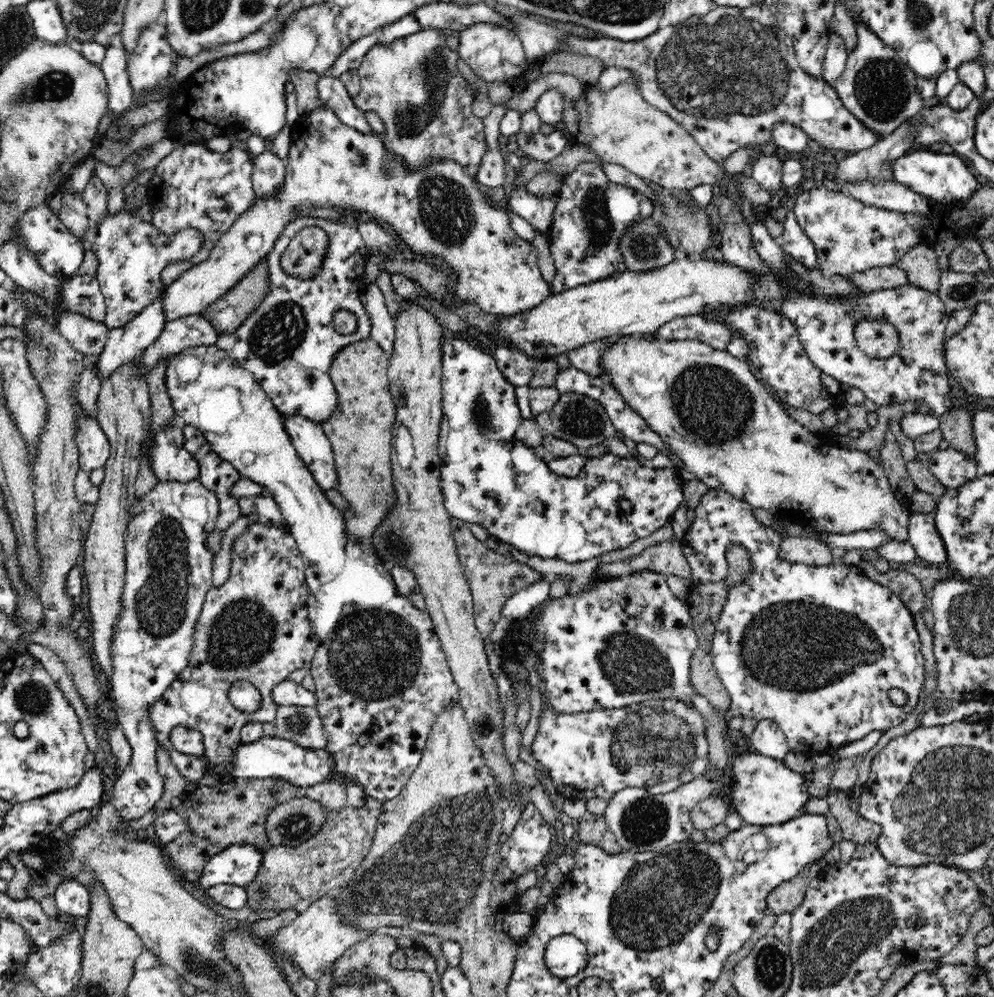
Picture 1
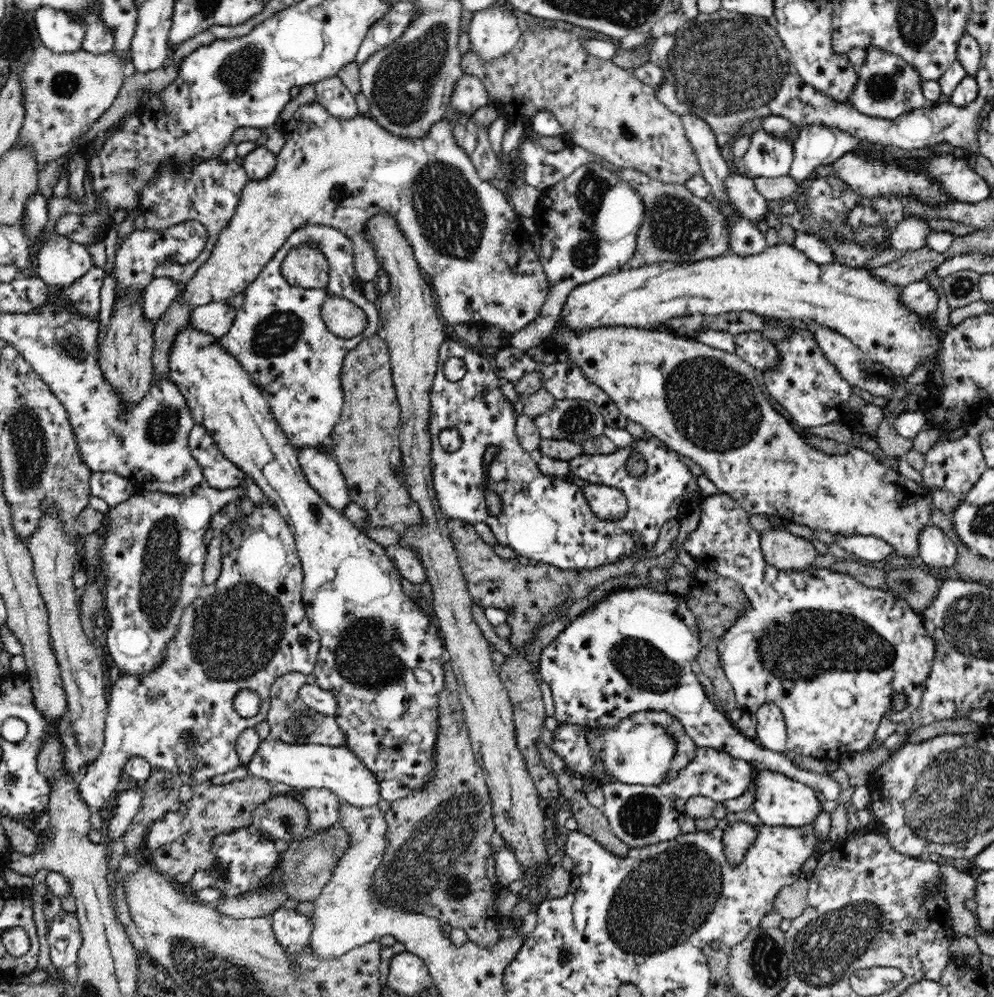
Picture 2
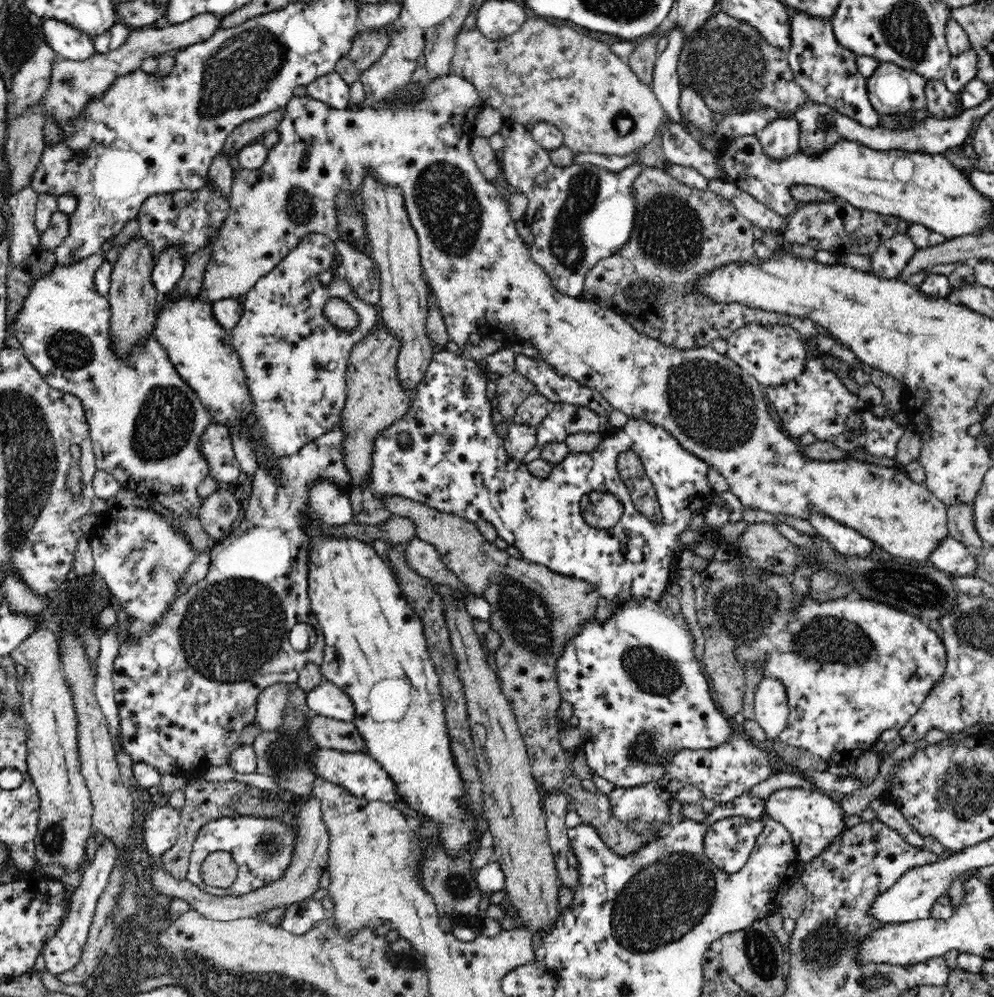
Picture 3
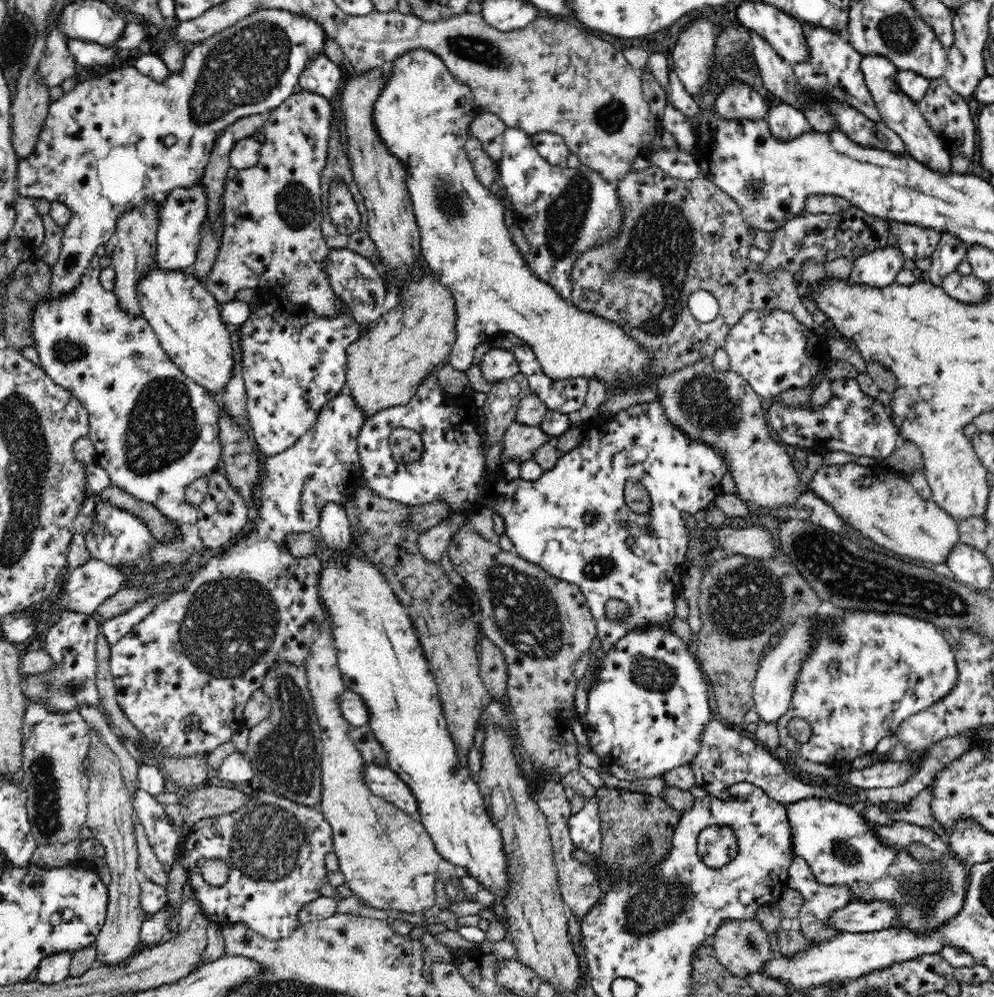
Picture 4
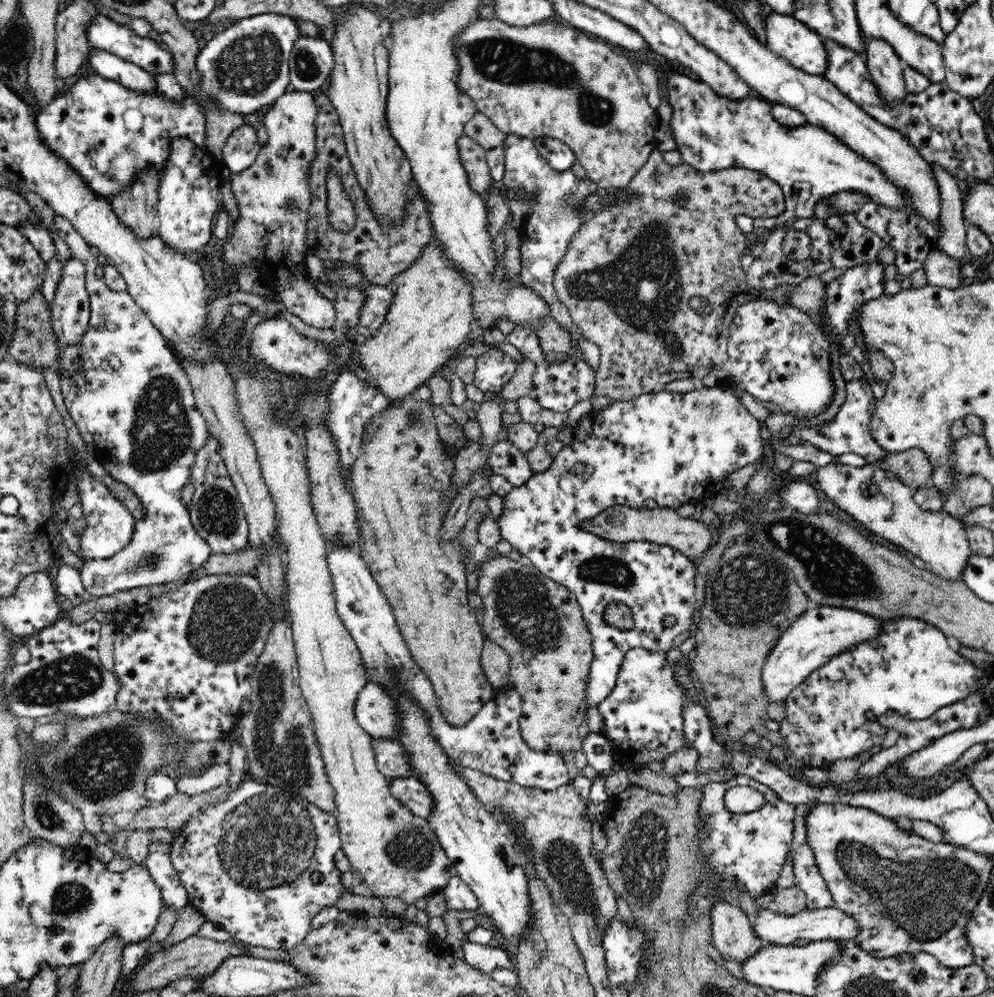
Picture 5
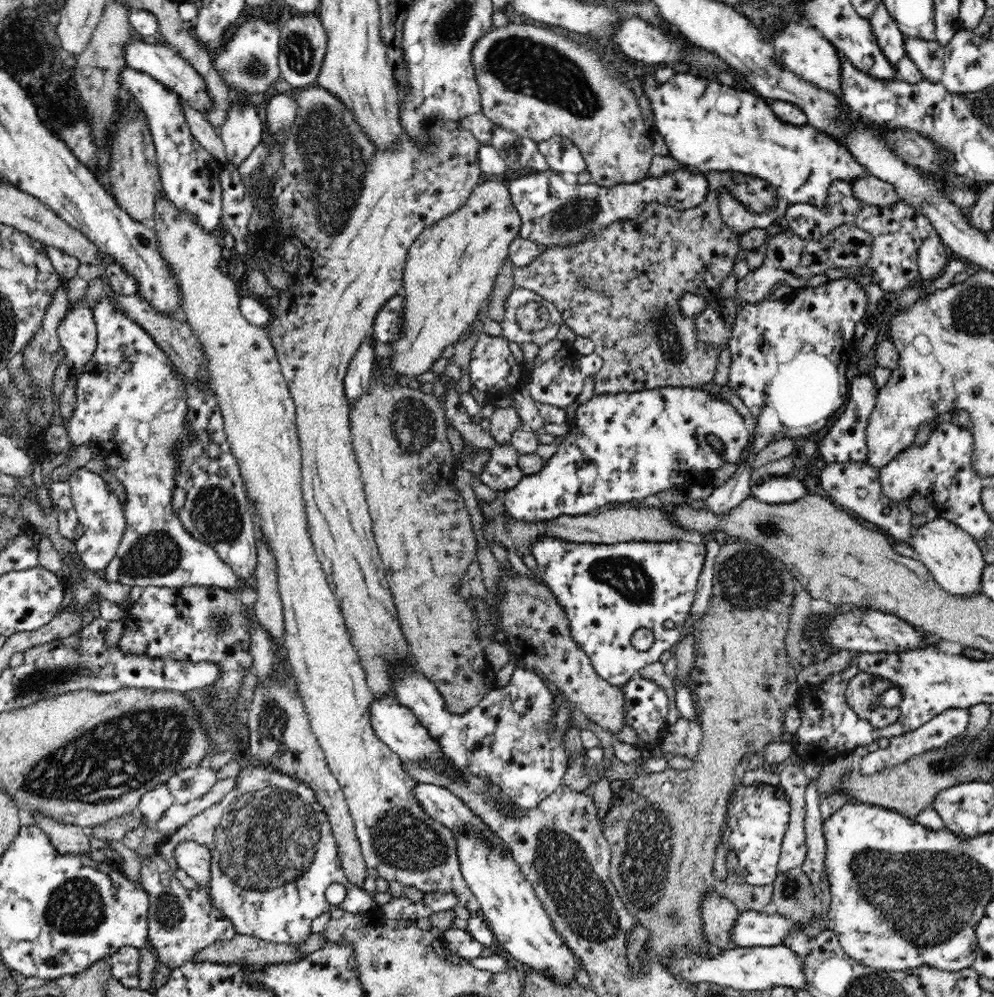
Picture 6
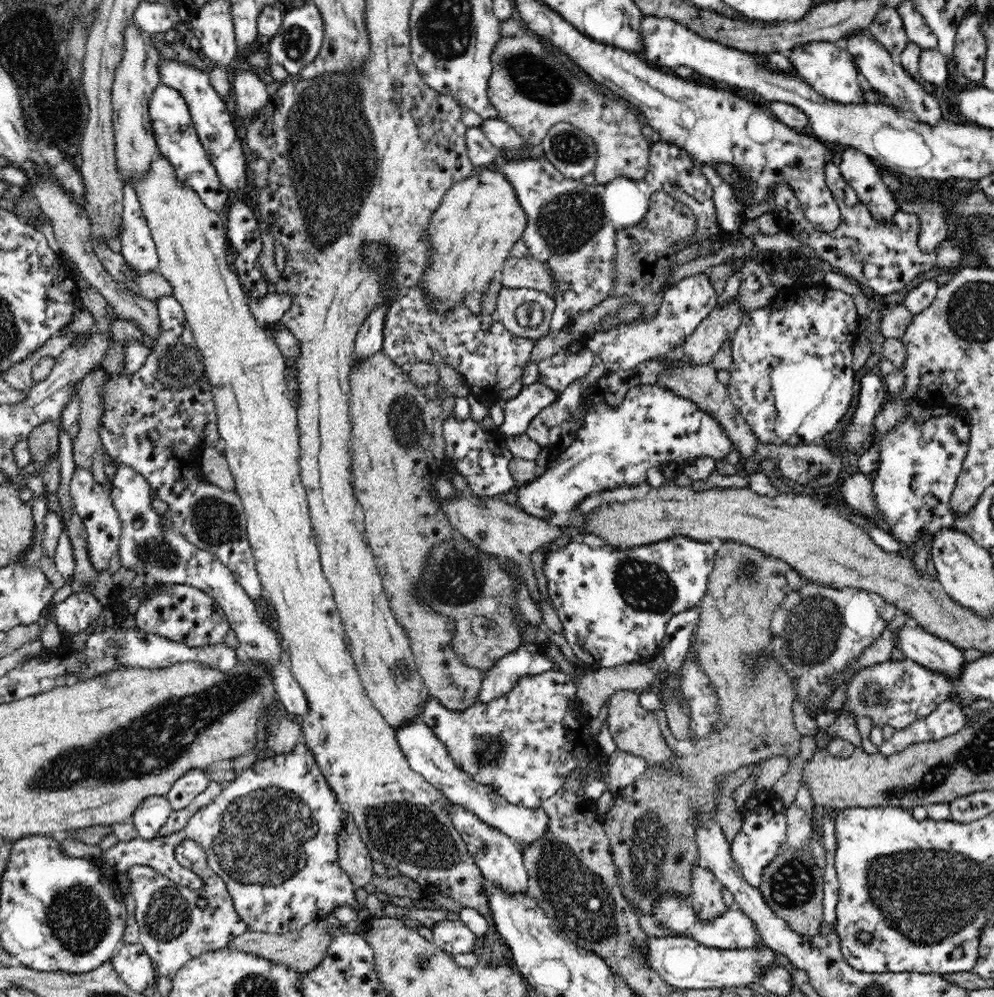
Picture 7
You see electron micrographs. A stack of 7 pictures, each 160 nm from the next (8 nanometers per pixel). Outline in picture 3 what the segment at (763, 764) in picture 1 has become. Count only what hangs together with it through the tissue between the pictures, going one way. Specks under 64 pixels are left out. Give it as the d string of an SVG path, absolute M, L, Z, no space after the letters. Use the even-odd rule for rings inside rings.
M781 788L765 799L765 813L768 818L783 824L788 833L792 834L798 860L803 862L810 862L828 844L838 840L848 830L844 825L844 812L839 803L824 795L819 789ZM745 816L716 820L704 838L704 853L715 868L734 874L746 864L763 830L762 821Z

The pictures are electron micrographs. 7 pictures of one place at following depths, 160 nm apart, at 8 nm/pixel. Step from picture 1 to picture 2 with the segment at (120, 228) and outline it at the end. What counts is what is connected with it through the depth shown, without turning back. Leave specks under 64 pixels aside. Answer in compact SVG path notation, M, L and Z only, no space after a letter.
M197 221L184 222L170 227L168 230L134 230L118 246L116 260L112 272L116 279L116 294L132 291L132 295L143 295L145 287L155 280L154 270L161 263L186 265L194 262L204 251L209 235L206 228Z

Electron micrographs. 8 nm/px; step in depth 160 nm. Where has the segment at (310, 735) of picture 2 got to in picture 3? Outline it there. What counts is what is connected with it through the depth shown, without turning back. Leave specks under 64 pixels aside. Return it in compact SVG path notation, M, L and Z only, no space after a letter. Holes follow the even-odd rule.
M276 683L262 690L257 699L257 714L254 724L260 725L262 731L278 731L285 724L285 709L289 698L288 683ZM316 715L308 722L308 735L318 747L366 753L367 747L354 722Z

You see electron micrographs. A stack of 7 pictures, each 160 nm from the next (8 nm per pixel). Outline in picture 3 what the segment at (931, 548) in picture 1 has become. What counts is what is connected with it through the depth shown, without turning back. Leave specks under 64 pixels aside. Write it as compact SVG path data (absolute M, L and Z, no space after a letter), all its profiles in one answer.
M946 537L930 553L928 558L938 570L950 572L954 576L976 576L978 558L976 552L958 542L954 537Z

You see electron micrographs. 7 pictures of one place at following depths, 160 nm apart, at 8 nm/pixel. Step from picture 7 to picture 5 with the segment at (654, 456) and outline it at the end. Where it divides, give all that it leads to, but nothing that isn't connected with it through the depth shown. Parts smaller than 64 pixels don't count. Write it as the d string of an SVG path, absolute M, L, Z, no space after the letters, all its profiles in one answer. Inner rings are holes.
M702 387L686 393L659 388L636 398L613 401L604 409L586 413L576 423L572 441L553 456L552 464L532 475L522 488L513 488L503 498L503 511L496 520L501 538L510 542L524 561L533 564L545 577L574 593L582 609L582 617L592 635L594 653L587 680L588 707L597 707L612 693L628 650L640 647L665 653L673 648L672 641L676 636L694 627L697 606L694 575L699 561L690 560L686 554L668 545L646 541L610 542L582 529L580 522L592 520L602 510L614 505L645 508L646 500L654 500L660 508L674 510L684 502L695 505L700 498L709 497L714 486L721 485L728 474L760 460L764 450L760 424L732 390L721 387ZM610 602L624 603L630 608L633 628L625 632L604 623L602 615ZM664 616L674 616L674 625L664 627Z

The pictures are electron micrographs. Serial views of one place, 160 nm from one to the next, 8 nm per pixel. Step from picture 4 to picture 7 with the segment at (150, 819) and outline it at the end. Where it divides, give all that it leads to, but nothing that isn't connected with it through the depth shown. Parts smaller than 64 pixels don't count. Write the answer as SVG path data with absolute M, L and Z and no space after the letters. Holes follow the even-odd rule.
M206 860L206 882L199 884L196 889L180 886L150 866L131 866L128 868L127 874L131 880L129 887L135 900L135 919L139 926L139 943L149 954L158 976L168 977L172 980L176 976L176 972L188 960L210 950L225 948L230 941L248 930L247 924L242 922L239 914L235 911L226 883L208 866L208 860ZM198 898L206 898L205 909L200 909L196 905Z

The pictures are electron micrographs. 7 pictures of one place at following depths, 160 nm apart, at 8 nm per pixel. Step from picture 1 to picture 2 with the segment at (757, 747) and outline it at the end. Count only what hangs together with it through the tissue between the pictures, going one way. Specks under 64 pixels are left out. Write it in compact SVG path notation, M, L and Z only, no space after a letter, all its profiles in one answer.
M767 703L754 715L757 717L757 744L772 752L787 753L787 725L780 708Z

